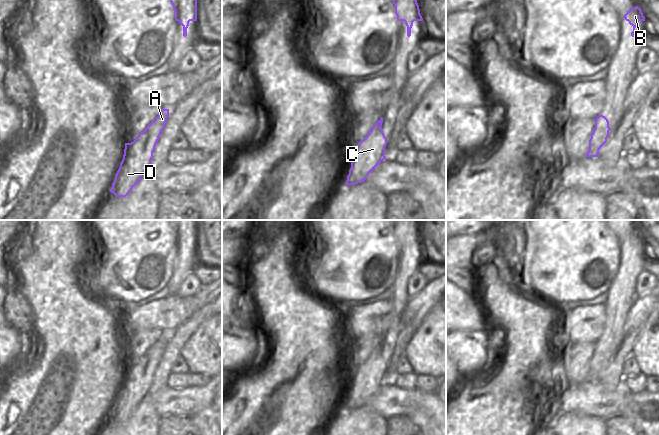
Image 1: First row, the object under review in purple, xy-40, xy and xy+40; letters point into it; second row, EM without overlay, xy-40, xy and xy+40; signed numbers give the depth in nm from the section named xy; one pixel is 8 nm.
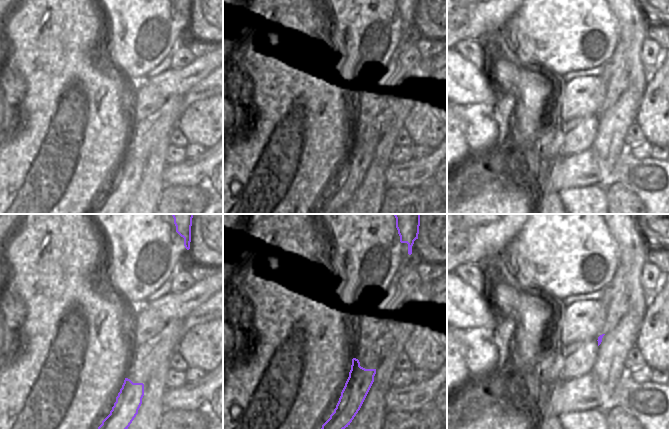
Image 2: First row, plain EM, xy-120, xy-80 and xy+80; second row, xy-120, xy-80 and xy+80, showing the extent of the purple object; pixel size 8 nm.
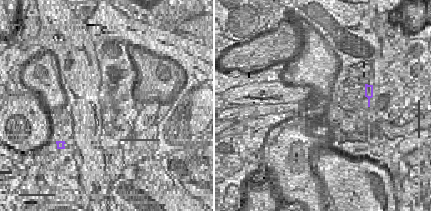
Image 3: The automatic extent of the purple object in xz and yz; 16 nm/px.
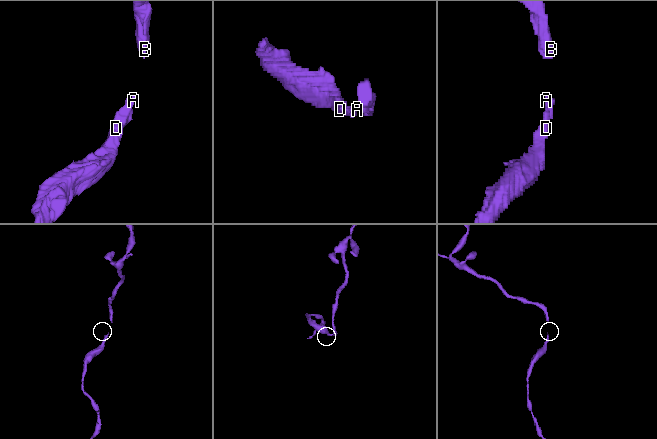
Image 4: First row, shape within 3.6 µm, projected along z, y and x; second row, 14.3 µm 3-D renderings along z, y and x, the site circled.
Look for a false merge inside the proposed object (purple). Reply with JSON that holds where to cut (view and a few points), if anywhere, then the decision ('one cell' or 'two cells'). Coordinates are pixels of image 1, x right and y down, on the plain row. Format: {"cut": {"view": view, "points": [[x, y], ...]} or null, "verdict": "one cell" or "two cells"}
{"cut": null, "verdict": "one cell"}

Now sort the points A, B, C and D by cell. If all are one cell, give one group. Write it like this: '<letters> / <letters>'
A B C D

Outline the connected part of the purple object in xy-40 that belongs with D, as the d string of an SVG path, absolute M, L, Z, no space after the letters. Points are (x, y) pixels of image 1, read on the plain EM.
M162 333L133 366L125 367L123 383L109 414L116 421L126 421L149 392L168 340L169 333Z

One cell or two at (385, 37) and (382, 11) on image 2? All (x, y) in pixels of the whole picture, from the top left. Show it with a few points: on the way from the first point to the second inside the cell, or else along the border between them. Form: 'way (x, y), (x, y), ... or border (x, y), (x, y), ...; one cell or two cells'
way (382, 31), (382, 17); one cell

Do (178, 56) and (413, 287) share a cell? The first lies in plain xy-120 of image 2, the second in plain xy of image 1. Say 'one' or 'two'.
one

